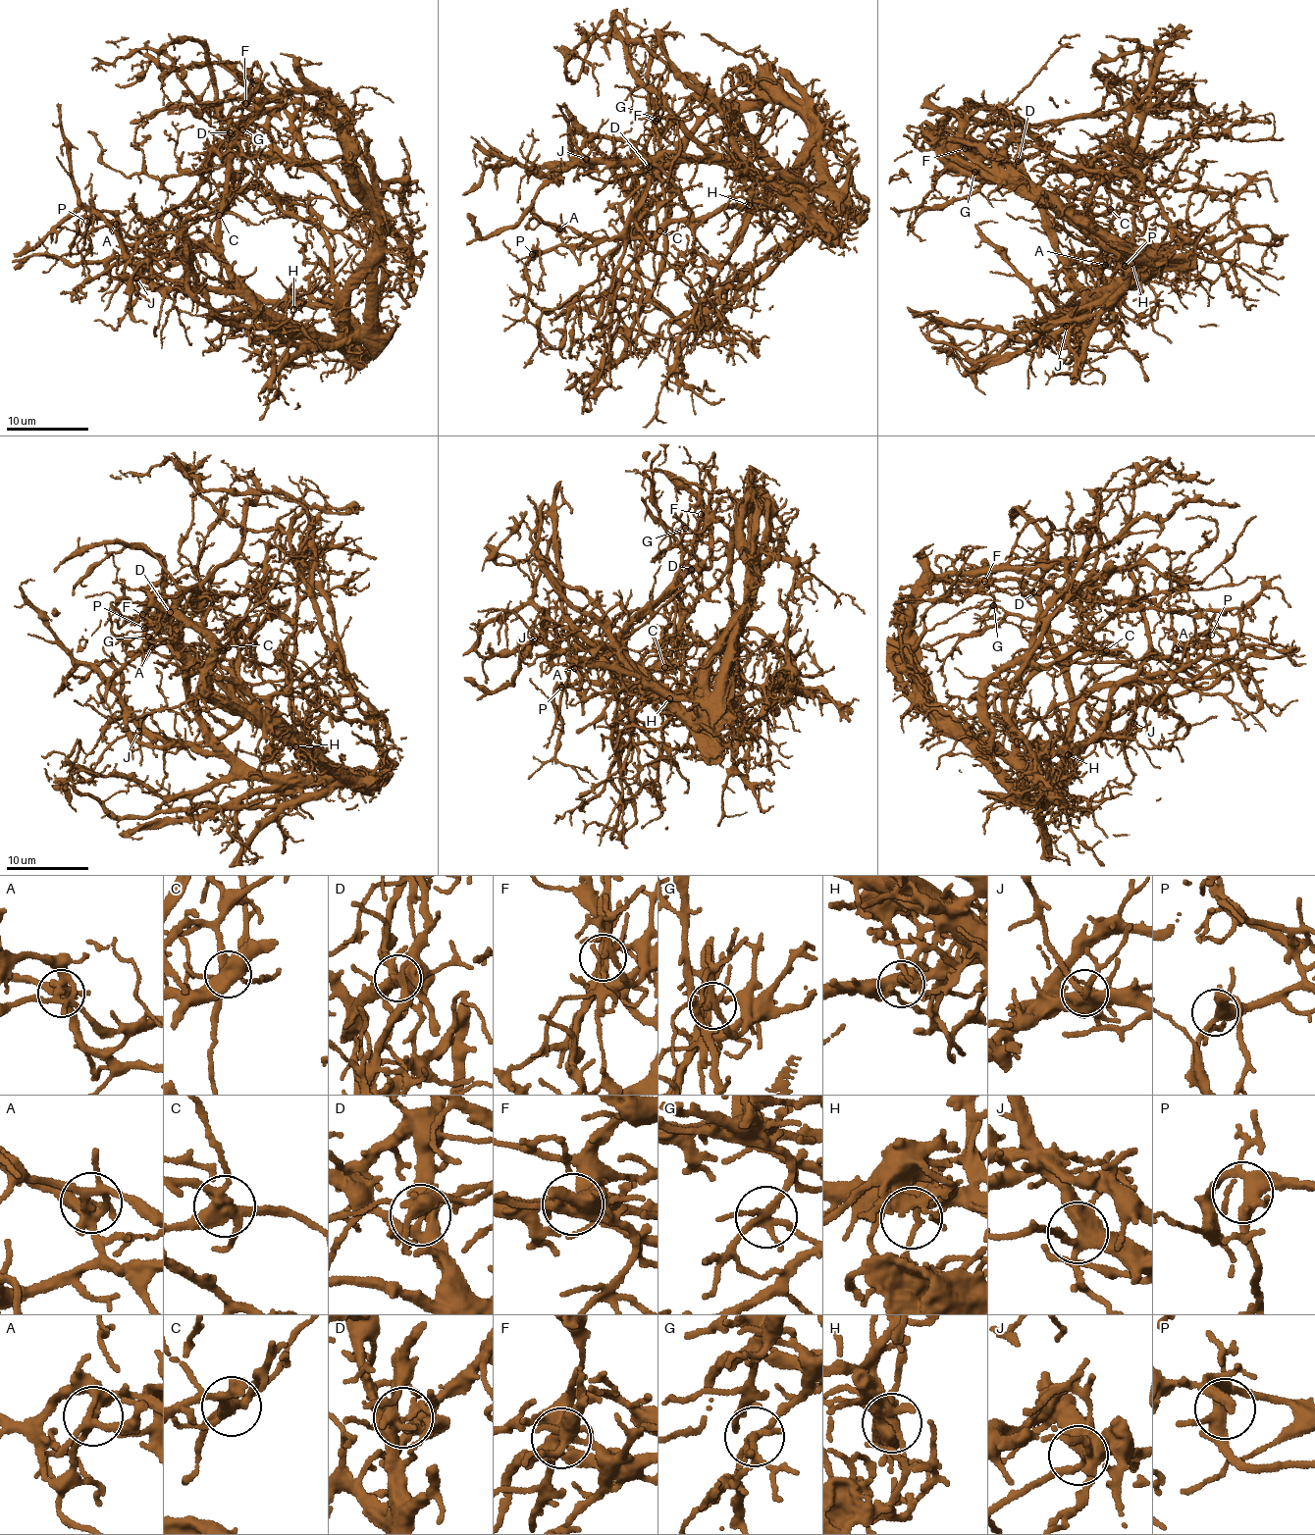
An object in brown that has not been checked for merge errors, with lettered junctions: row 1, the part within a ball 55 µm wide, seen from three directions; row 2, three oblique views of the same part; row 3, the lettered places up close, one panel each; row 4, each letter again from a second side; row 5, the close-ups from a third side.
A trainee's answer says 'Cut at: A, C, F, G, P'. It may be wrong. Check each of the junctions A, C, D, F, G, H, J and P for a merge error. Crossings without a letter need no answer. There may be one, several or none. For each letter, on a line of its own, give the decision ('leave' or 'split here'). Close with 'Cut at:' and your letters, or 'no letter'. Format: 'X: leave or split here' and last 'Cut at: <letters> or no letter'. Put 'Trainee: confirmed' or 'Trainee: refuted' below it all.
A: split here
C: split here
D: split here
F: split here
G: split here
H: leave
J: leave
P: leave
Cut at: A, C, D, F, G
Trainee: refuted

